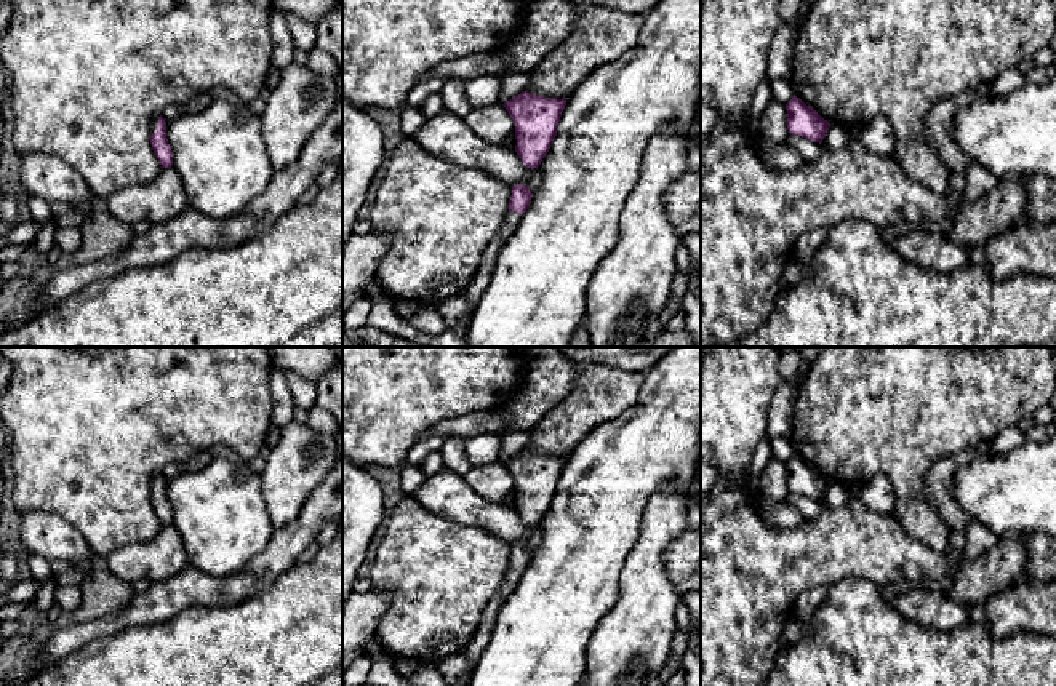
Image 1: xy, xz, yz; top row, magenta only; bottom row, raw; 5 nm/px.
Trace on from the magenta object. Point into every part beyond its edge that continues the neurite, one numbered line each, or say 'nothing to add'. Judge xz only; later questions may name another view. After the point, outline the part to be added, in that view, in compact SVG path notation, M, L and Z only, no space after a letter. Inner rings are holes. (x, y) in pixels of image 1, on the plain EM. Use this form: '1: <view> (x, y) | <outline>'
1: xz (477, 643) | M509 569L504 576L498 592L490 600L488 606L482 612L478 627L475 628L472 638L469 640L467 646L464 648L464 652L470 662L472 667L478 664L482 651L486 648L498 612L501 611L502 604L507 601L507 598L515 592L518 587L518 582L522 579L522 572L515 569Z

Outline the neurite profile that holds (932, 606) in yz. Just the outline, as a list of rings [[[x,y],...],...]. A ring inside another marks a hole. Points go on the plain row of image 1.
[[[936,585],[915,587],[894,596],[891,604],[910,622],[941,632],[952,632],[970,622],[968,609]]]

